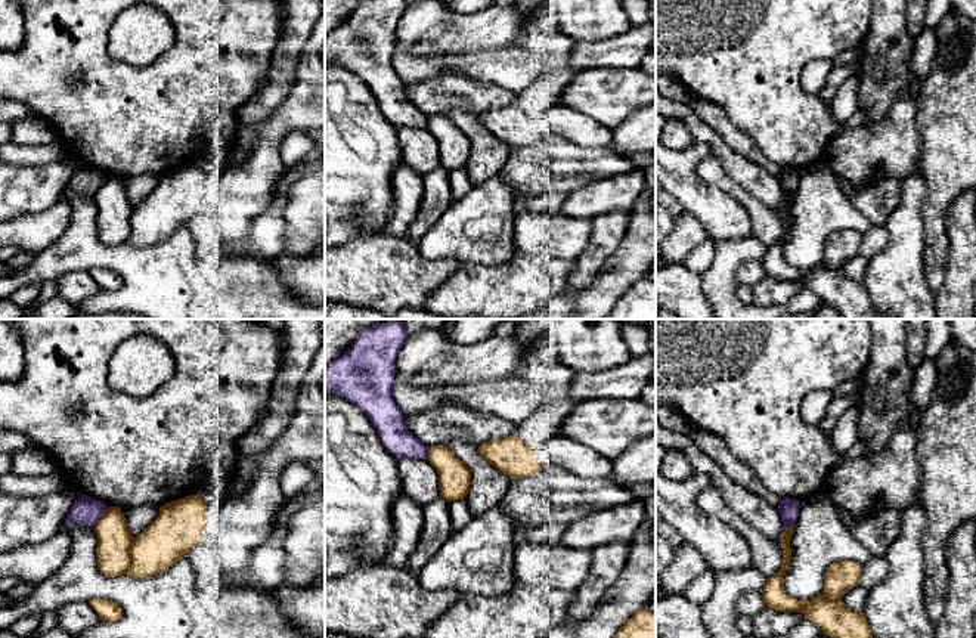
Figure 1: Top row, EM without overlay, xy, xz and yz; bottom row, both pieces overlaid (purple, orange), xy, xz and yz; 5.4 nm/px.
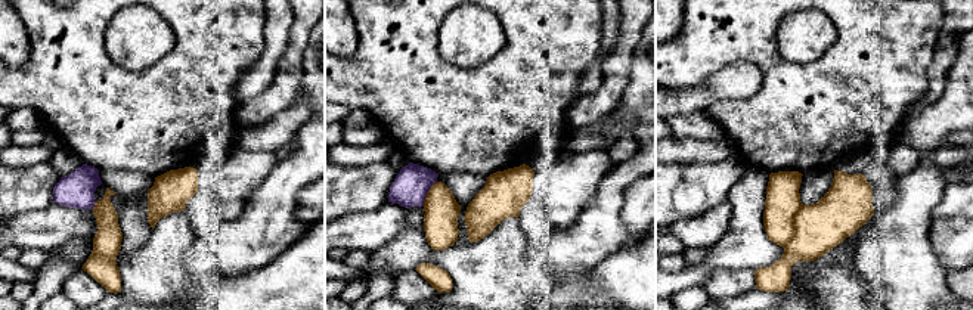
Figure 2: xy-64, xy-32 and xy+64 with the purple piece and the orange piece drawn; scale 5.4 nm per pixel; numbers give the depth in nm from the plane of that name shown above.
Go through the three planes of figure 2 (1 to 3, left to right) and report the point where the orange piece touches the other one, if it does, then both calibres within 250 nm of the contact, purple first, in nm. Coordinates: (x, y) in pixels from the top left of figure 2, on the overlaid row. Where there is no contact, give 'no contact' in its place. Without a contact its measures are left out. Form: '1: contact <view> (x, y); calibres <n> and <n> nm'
1: contact xy-64 (93, 205); calibres 190 and 160 nm
2: contact xy-32 (425, 194); calibres 190 and 190 nm
3: no contact

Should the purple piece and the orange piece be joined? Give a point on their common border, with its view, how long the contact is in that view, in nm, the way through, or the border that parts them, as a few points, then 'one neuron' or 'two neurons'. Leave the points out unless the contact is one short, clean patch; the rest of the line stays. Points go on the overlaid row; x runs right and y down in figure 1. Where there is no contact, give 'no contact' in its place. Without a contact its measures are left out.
xy (101, 516) | 140 nm | along xy (110, 507), (93, 526) | two neurons

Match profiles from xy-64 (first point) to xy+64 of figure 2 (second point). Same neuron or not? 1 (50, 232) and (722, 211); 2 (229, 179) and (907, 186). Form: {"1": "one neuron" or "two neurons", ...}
{"1": "one neuron", "2": "one neuron"}

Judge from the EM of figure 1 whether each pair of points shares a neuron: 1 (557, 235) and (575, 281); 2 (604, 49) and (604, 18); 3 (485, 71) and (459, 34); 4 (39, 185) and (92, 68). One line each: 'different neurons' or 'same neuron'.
1: different neurons
2: different neurons
3: different neurons
4: different neurons

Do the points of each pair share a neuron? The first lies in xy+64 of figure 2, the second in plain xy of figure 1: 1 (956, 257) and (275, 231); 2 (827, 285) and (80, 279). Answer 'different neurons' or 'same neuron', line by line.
1: different neurons
2: different neurons

